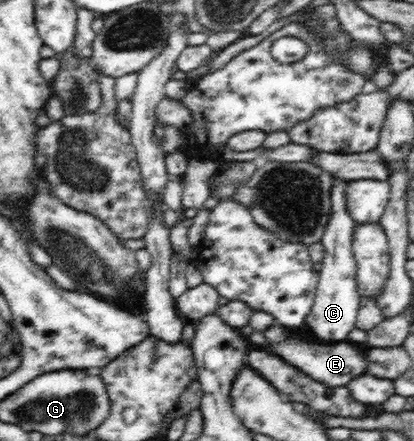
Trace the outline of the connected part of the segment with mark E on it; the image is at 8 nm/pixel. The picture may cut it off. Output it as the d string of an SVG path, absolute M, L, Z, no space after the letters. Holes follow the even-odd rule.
M280 325L268 327L263 333L266 338L266 347L273 353L280 356L286 363L309 375L314 381L319 381L328 387L344 387L354 377L364 373L366 346L358 347L358 345L354 345L349 341L322 344L317 341L307 340L299 332L293 332ZM360 349L364 349L364 353Z

